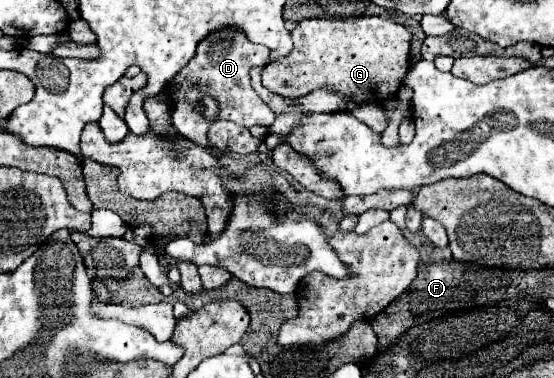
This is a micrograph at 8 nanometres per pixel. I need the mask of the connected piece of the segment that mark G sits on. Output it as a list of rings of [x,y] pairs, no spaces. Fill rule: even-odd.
[[[361,16],[361,18],[345,18],[345,20],[325,20],[325,18],[311,18],[297,24],[291,32],[293,36],[293,50],[287,58],[279,62],[271,62],[263,68],[263,86],[283,98],[301,98],[315,88],[327,86],[335,88],[339,94],[347,98],[347,110],[353,110],[361,104],[377,104],[381,106],[387,98],[395,98],[399,86],[403,84],[403,76],[409,70],[409,42],[411,32],[395,24],[391,20],[379,16]]]

